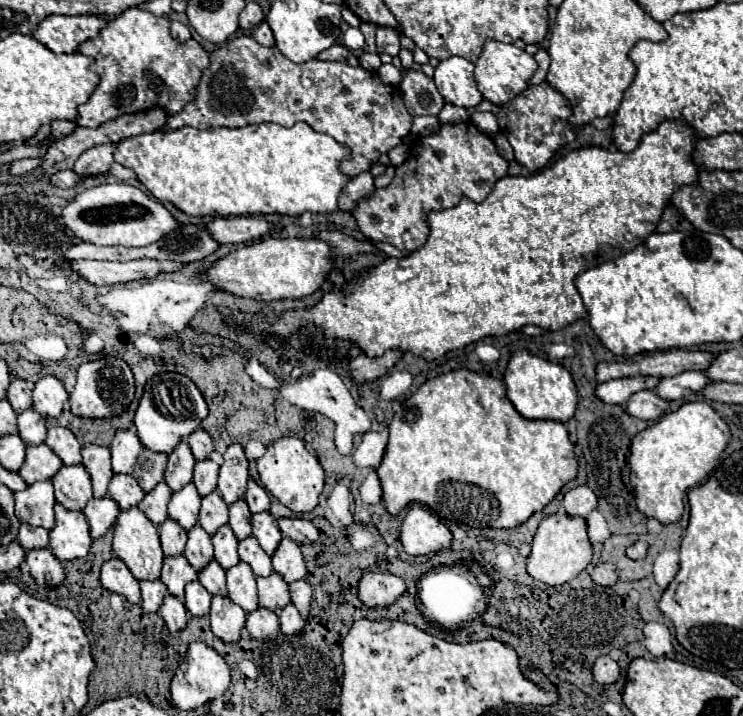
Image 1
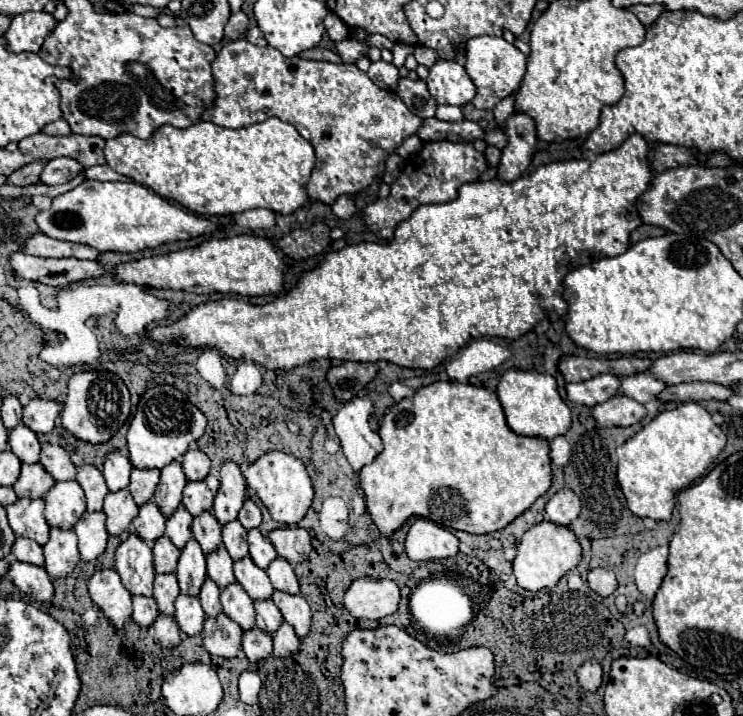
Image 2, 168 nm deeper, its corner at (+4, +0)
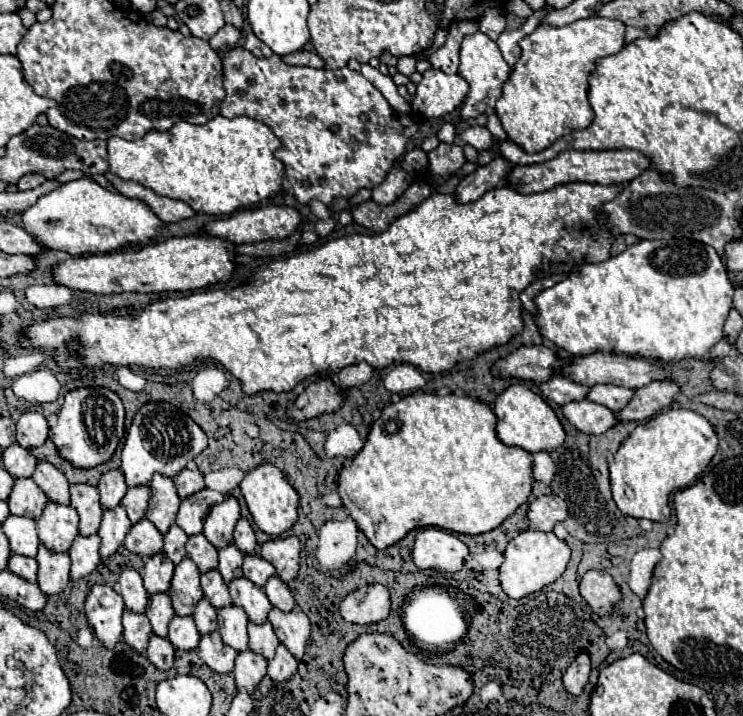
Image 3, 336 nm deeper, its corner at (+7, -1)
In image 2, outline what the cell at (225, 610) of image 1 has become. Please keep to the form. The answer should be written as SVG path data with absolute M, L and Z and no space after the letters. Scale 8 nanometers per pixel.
M220 613L214 619L206 619L204 623L204 647L210 655L232 659L240 651L242 643L242 629L238 623L228 619L224 613Z

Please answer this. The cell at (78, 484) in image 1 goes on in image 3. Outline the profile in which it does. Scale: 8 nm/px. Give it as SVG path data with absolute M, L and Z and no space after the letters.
M47 502L41 518L37 520L39 540L55 552L67 552L73 542L73 536L77 536L79 532L77 524L79 516L73 506Z

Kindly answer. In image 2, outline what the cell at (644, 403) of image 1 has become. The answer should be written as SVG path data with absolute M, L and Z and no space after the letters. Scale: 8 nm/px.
M616 395L590 407L590 415L596 419L596 423L600 423L600 427L630 427L646 415L646 409L634 399Z

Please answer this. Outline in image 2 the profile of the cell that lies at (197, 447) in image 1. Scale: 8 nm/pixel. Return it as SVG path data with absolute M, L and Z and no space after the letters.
M190 449L182 457L182 469L188 481L200 481L210 473L210 459L200 449Z

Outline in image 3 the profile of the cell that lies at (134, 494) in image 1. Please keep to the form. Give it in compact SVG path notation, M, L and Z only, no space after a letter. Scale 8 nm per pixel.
M117 504L115 508L107 508L103 512L103 522L99 526L101 536L101 556L111 556L117 552L117 548L123 544L125 534L129 532L131 522L127 518L127 512L123 504Z

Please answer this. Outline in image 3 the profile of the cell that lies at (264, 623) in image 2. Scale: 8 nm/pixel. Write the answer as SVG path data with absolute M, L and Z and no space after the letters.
M267 622L263 624L249 624L249 648L253 652L261 652L265 658L271 658L275 648L279 644L279 638L273 632L273 626Z

